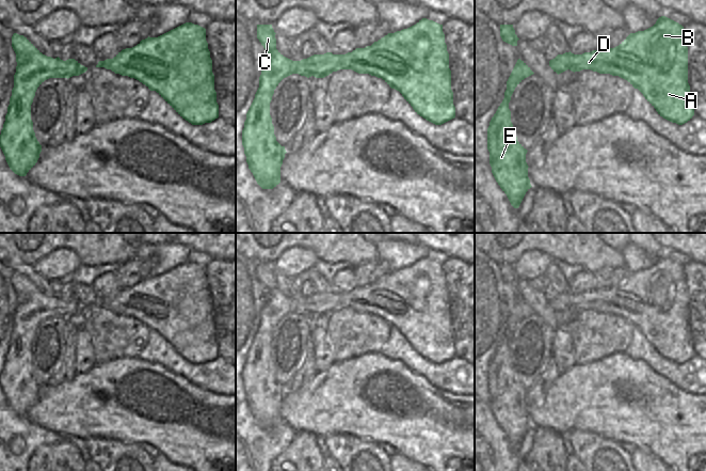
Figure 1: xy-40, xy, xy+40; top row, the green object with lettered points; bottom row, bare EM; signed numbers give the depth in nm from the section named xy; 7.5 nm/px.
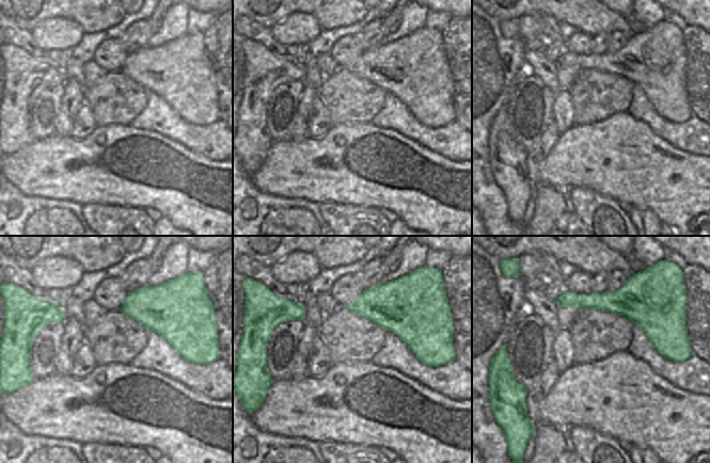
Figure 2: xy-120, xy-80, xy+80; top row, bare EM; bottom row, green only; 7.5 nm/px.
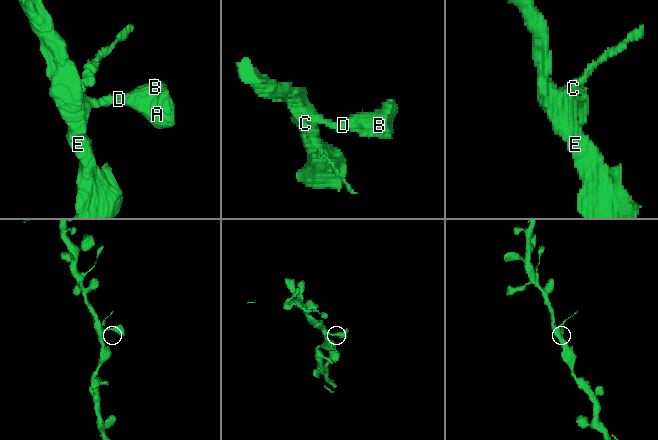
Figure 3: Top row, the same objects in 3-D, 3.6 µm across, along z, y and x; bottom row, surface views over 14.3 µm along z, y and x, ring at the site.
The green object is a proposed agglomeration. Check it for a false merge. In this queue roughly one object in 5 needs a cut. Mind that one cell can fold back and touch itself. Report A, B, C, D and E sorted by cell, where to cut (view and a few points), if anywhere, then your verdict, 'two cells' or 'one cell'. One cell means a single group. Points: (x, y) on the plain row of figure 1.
A B C D E | no cut | one cell

